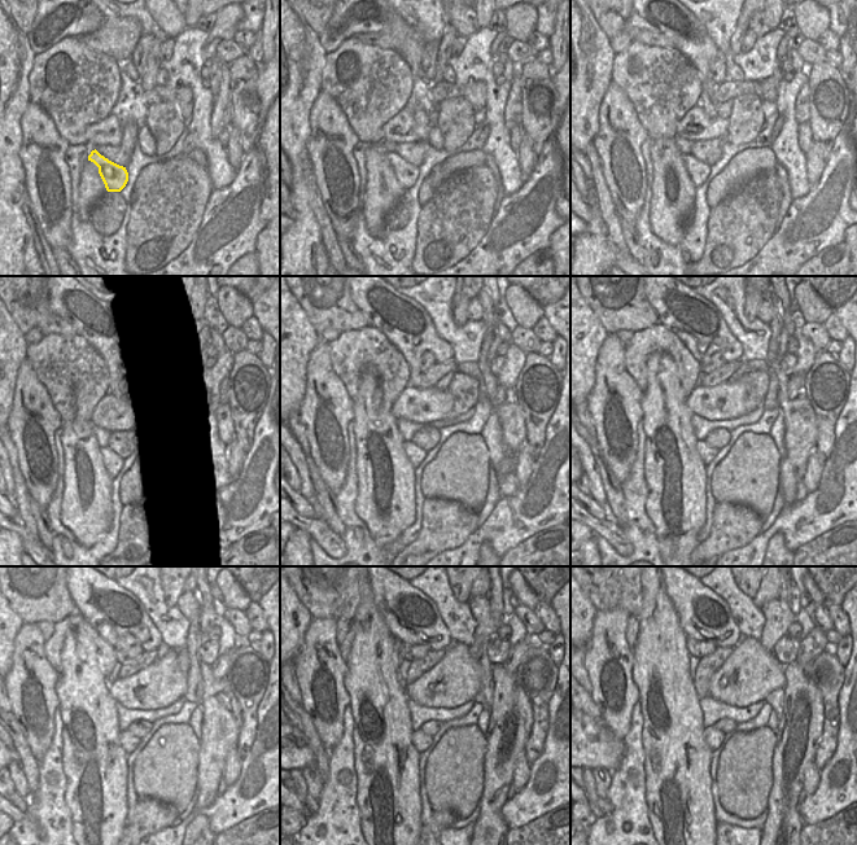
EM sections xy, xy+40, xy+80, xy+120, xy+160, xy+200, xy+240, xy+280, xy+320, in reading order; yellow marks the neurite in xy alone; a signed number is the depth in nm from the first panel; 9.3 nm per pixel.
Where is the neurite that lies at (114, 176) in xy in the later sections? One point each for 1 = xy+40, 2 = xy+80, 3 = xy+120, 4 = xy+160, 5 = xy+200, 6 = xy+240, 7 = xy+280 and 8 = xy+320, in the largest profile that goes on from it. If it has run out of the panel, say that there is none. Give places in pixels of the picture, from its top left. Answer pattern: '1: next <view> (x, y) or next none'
1: next xy+40 (407, 174)
2: next xy+80 (698, 171)
3: next xy+120 (114, 462)
4: next xy+160 (415, 454)
5: next xy+200 (707, 452)
6: next xy+240 (129, 741)
7: next xy+280 (422, 741)
8: next xy+320 (713, 738)

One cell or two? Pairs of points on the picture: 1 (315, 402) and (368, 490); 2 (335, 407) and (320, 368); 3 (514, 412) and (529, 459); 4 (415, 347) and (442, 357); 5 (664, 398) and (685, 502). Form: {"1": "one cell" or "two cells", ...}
{"1": "two cells", "2": "one cell", "3": "two cells", "4": "one cell", "5": "one cell"}

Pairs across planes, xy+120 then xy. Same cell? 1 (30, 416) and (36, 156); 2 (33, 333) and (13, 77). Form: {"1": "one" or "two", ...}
{"1": "one", "2": "two"}

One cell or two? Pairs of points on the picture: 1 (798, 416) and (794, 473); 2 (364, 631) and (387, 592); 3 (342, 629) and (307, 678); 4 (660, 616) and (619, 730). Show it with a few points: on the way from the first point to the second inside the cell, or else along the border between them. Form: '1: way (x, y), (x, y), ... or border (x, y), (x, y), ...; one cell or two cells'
1: way (798, 430), (798, 452), (795, 459); one cell
2: border (370, 579), (374, 604), (392, 636); two cells
3: border (336, 620), (337, 644); two cells
4: border (632, 656), (632, 681), (637, 688), (639, 701); two cells

